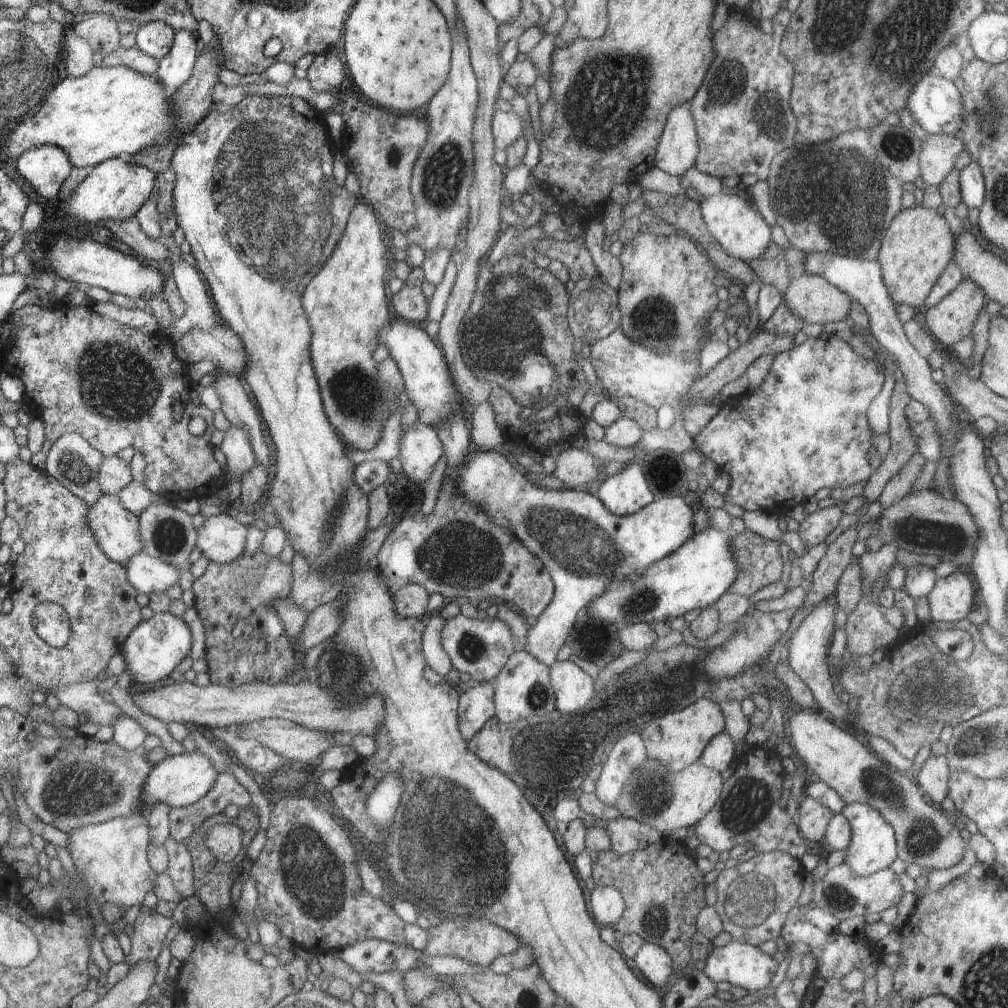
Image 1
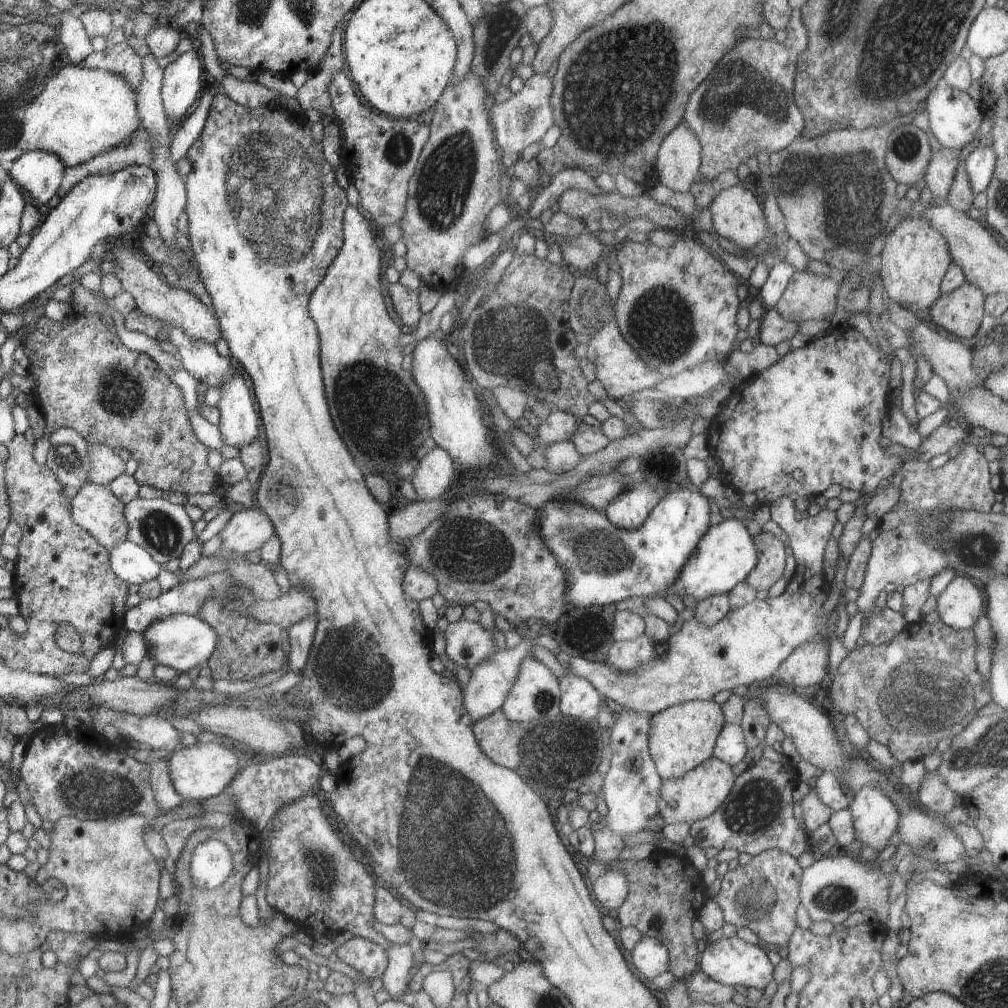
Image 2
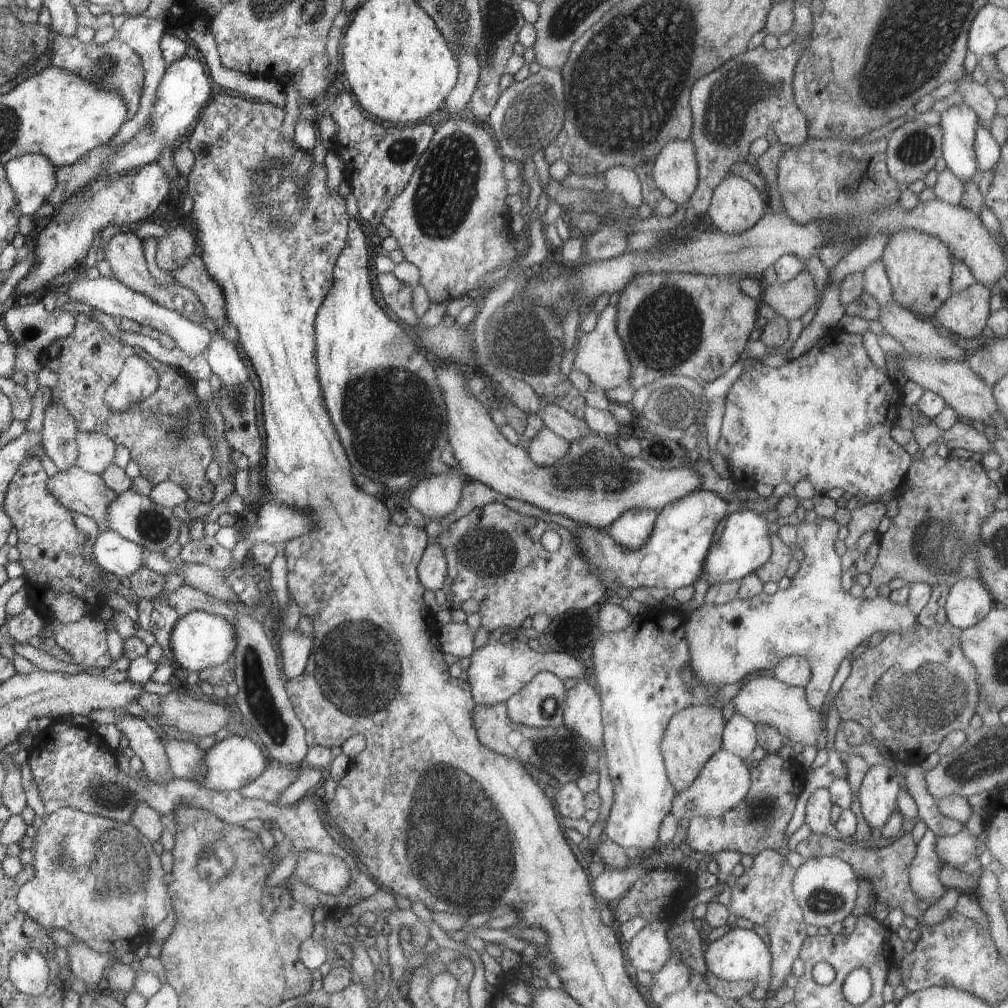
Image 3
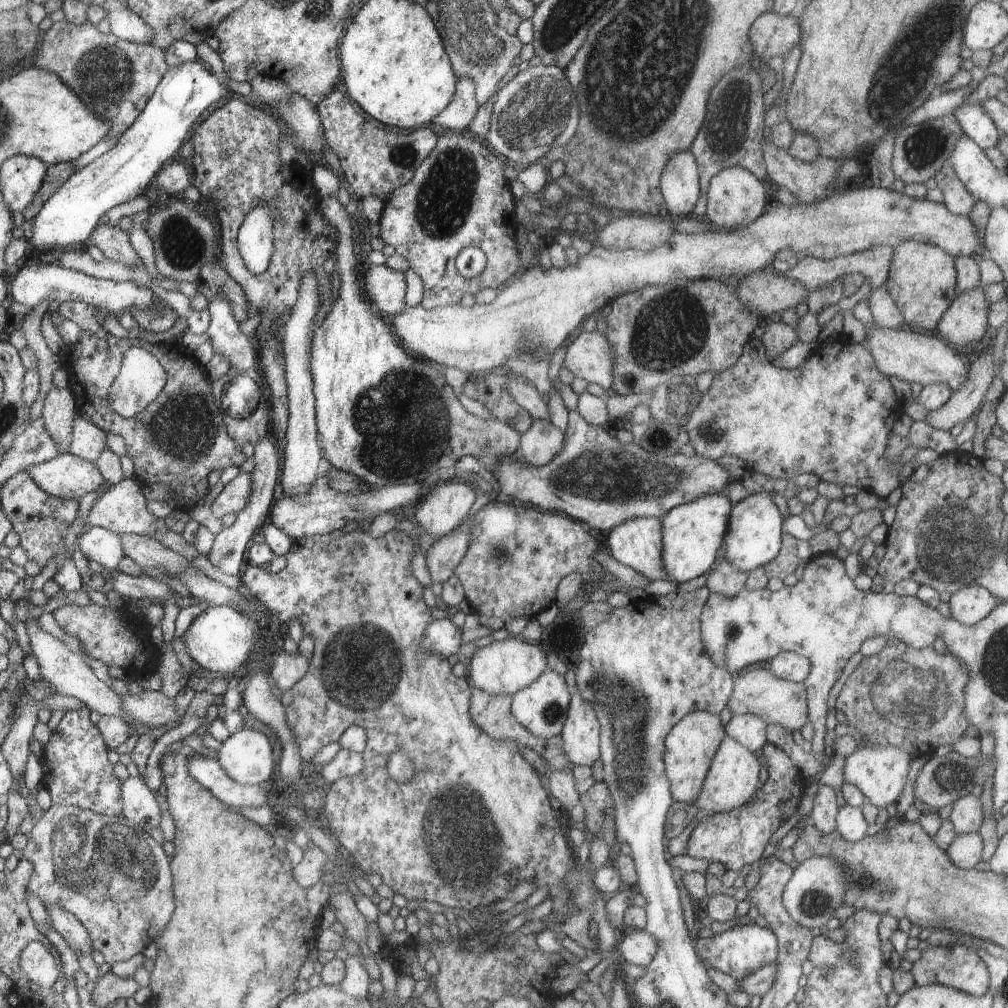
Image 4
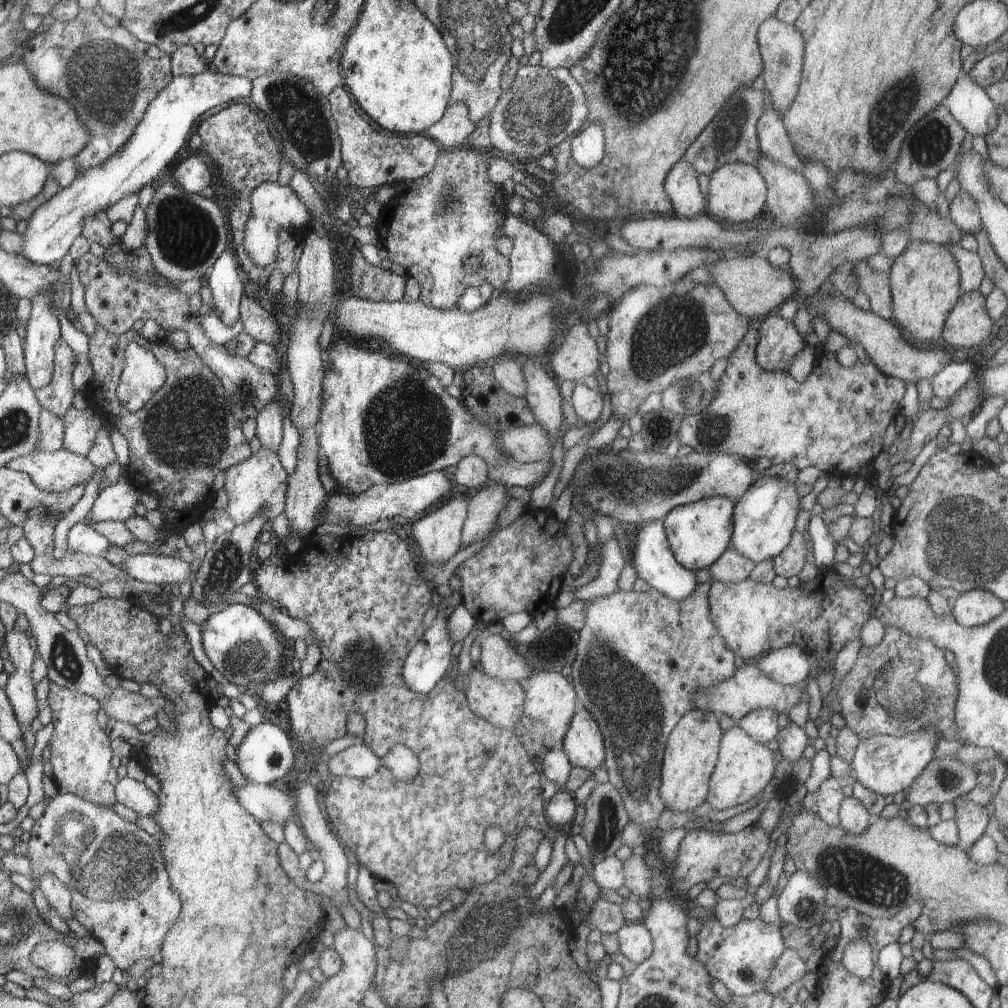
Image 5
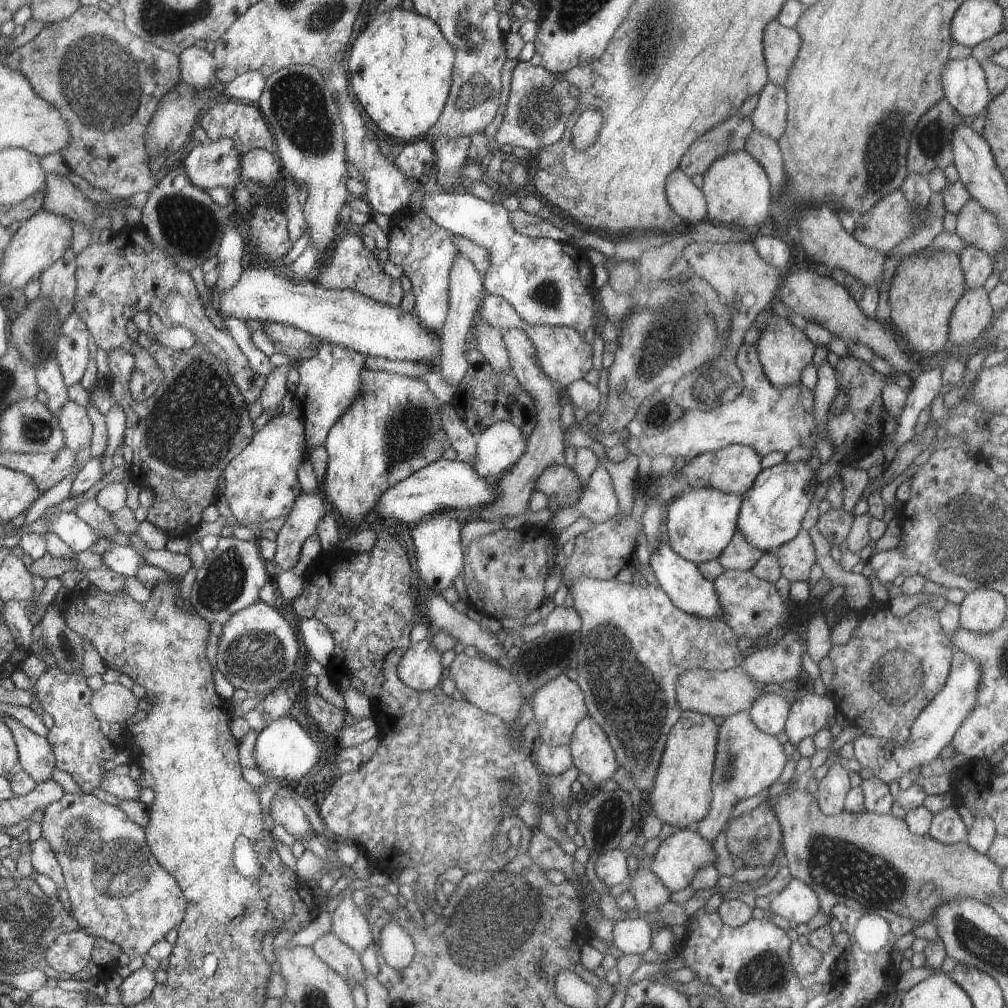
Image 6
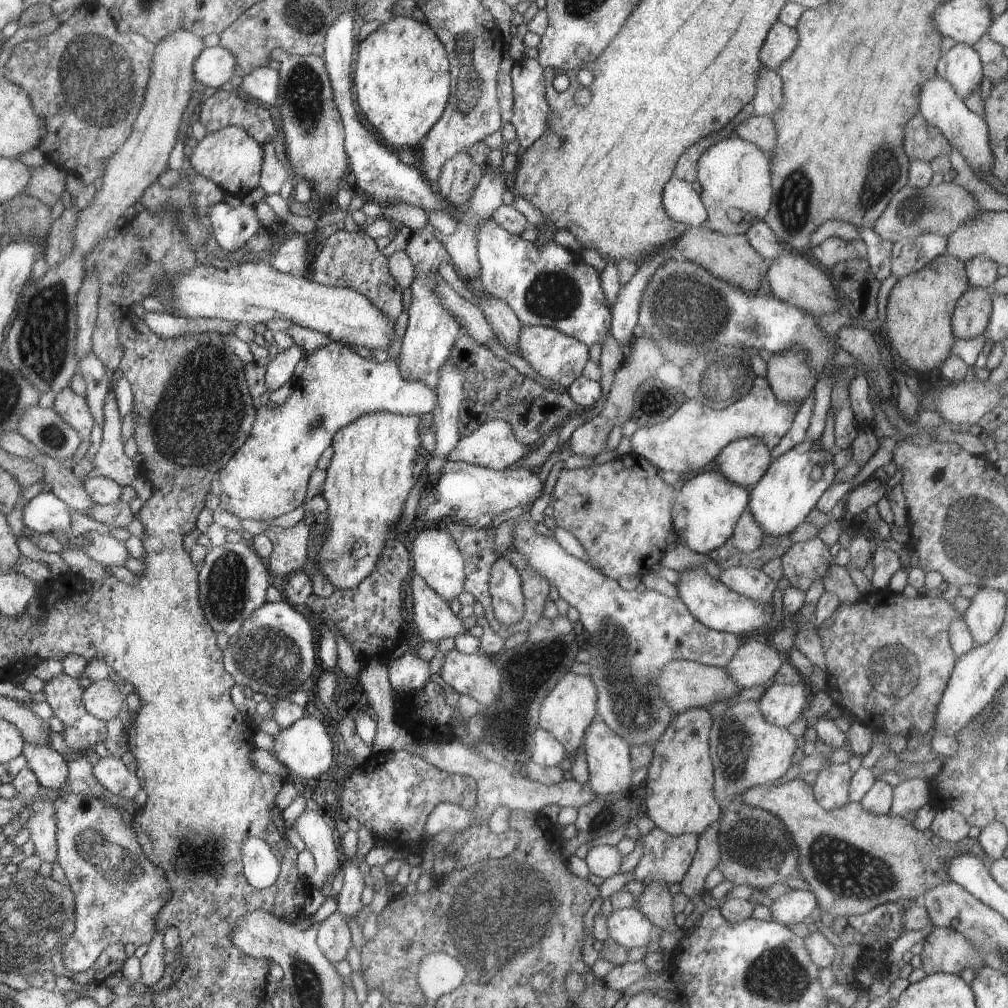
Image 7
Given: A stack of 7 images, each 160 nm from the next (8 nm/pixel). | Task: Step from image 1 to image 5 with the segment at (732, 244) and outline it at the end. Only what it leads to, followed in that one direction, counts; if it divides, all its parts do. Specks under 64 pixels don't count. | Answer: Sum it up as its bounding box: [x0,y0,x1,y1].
[706,163,767,224]

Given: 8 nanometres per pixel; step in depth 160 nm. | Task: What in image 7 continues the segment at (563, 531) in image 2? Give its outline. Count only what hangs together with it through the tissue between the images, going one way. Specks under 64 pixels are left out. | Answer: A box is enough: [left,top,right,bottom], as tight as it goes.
[671,470,749,555]

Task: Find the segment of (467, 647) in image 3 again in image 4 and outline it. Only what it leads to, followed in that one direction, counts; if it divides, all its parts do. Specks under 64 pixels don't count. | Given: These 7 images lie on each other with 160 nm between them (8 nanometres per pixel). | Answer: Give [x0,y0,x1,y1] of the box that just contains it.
[423,619,462,657]

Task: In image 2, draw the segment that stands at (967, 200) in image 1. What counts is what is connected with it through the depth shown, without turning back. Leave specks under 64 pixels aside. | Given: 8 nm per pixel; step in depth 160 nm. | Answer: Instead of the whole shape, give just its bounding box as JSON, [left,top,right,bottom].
[964,143,997,196]

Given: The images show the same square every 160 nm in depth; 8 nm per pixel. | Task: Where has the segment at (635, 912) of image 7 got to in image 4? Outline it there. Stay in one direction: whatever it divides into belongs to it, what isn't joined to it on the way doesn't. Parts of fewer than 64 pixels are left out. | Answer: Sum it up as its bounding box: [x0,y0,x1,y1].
[616,929,658,967]

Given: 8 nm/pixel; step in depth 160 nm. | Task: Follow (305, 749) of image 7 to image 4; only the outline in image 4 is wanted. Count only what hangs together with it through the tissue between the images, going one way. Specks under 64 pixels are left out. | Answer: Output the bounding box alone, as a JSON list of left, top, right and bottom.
[217,729,274,785]

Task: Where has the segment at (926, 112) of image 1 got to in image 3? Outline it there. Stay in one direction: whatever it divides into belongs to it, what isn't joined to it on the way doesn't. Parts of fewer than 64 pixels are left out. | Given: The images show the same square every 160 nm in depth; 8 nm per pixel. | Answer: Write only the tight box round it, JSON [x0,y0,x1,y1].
[938,102,978,183]

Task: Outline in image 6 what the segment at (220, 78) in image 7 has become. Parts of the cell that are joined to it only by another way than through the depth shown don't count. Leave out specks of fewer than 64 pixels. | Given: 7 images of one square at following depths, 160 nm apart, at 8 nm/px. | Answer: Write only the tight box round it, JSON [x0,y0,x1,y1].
[180,47,217,87]

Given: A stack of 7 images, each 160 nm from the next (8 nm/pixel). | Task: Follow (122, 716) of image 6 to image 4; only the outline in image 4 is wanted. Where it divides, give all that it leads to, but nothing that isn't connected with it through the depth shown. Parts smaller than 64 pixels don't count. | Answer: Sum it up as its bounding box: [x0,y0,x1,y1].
[121,691,183,728]

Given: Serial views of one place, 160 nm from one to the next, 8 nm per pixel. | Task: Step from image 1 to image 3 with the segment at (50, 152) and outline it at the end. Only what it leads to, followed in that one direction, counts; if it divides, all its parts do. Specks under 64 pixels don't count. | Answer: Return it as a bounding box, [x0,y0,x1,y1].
[6,153,58,216]

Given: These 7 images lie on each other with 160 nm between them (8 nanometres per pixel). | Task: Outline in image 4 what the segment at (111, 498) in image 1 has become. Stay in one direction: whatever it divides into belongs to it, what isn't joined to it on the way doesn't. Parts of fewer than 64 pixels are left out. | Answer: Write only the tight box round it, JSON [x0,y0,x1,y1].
[27,453,105,500]

